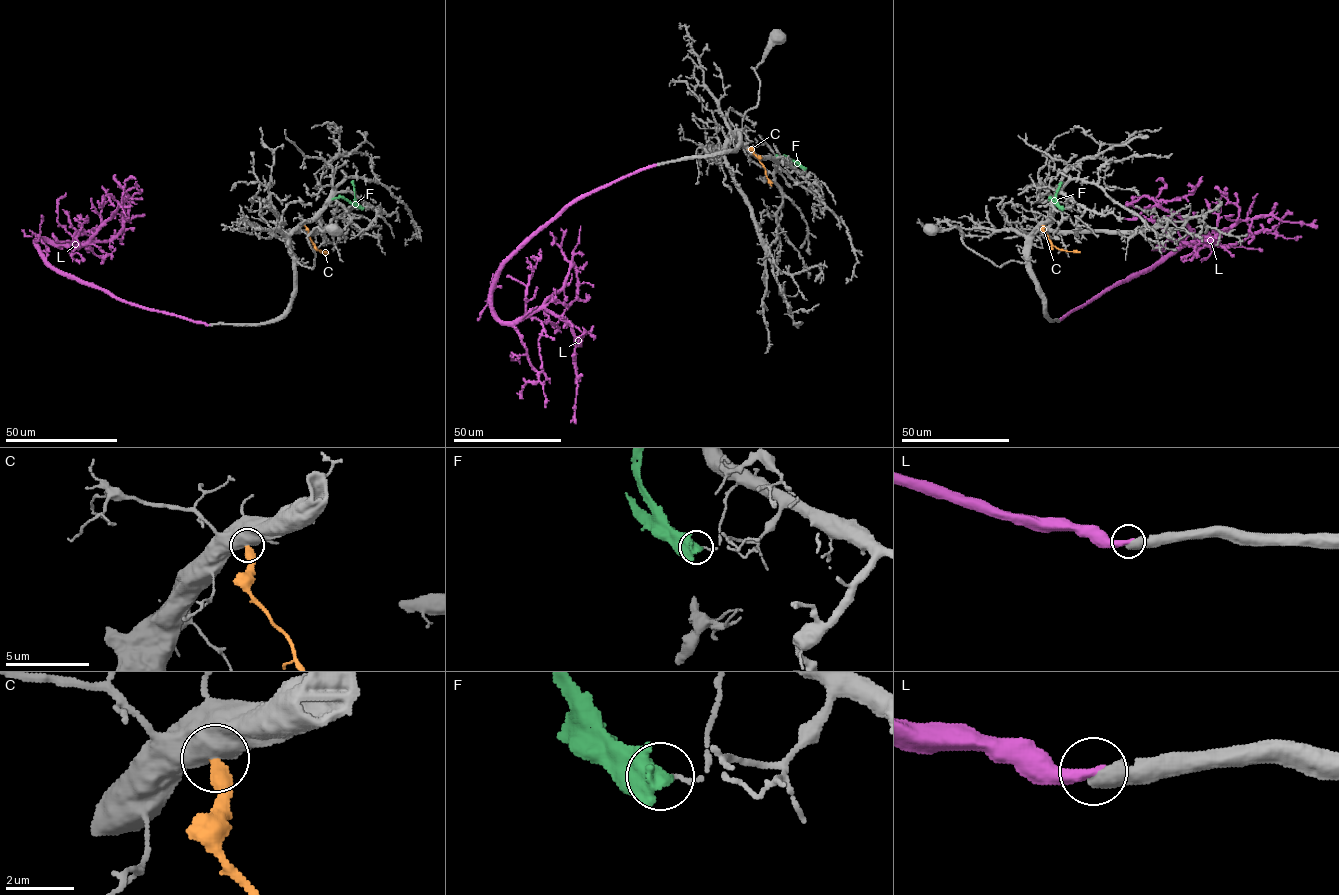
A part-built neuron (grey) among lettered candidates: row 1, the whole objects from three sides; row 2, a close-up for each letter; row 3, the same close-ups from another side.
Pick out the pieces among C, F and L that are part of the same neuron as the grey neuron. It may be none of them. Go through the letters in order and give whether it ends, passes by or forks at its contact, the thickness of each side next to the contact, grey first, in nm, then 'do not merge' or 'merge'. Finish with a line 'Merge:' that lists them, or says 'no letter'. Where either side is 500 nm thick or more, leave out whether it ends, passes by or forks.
C: 750 nm thick on the grey side, 340 nm on the other; do not merge
F: 150 nm thick on the grey side, 550 nm on the other; do not merge
L: 650 nm thick on the grey side, 480 nm on the other; merge
Merge: L

